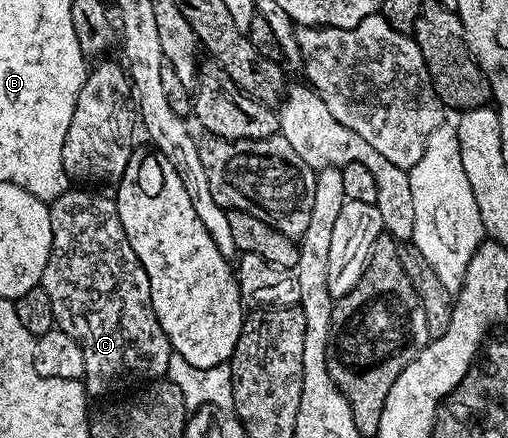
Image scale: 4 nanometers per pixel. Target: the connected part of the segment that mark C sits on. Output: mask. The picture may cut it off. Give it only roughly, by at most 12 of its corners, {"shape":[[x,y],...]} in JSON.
{"shape":[[116,198],[49,204],[39,286],[105,395],[169,370]]}

